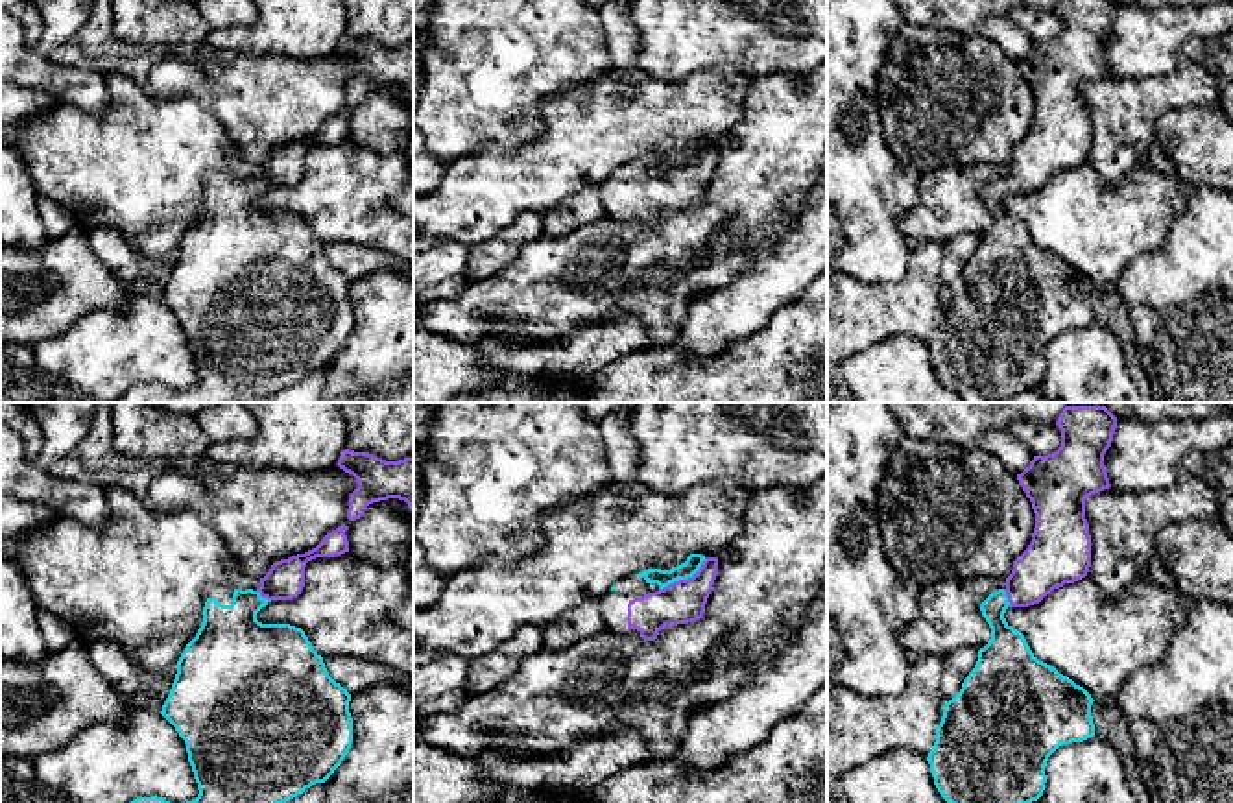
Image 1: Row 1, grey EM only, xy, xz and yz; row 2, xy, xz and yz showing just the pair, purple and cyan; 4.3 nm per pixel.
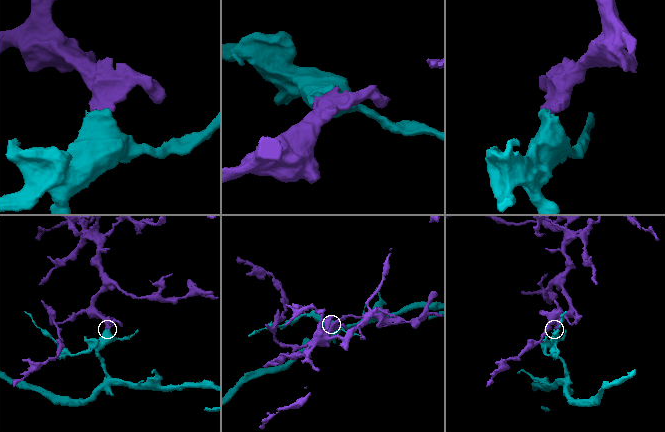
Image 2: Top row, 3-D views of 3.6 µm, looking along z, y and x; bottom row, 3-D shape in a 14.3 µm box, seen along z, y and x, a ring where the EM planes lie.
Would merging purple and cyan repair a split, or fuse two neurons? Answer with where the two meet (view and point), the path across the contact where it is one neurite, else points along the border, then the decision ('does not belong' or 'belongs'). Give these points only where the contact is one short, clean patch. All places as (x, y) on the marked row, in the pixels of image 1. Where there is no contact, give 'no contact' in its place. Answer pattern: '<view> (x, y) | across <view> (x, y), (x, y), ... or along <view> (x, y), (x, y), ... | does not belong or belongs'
xz (683, 580) | across xz (682, 602), (683, 580), (663, 578) | belongs

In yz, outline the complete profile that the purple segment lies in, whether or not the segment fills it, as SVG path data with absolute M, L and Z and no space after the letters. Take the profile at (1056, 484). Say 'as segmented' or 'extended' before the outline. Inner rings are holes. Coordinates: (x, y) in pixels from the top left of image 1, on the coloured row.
extended | M1065 406L1056 425L1061 430L1061 447L1052 454L1034 456L1017 474L1035 513L1032 541L1013 561L1006 587L980 604L991 639L978 650L978 661L960 692L945 701L934 749L927 757L934 785L947 803L1037 801L1045 790L1048 757L1063 744L1095 737L1091 694L1039 661L1024 635L1004 618L1008 607L1039 604L1054 589L1085 578L1091 567L1085 498L1111 487L1104 454L1111 447L1117 417L1106 406Z

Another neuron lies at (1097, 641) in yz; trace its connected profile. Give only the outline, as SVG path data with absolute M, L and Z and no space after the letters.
M1085 576L1054 589L1039 604L1008 607L1004 618L1008 626L1024 635L1034 657L1083 687L1093 700L1109 703L1139 668L1163 659L1172 635L1185 624L1185 607L1178 587L1167 589L1146 580L1135 580L1117 598L1109 598Z

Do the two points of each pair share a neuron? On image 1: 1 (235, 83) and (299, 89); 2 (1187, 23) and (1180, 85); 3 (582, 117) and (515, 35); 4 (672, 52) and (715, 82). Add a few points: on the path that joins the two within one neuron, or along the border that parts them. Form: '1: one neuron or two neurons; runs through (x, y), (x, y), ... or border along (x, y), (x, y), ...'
1: one neuron; runs through (251, 89), (283, 89)
2: two neurons; border along (1185, 58), (1173, 72), (1145, 80)
3: two neurons; border along (602, 74), (549, 96), (541, 106), (539, 131)
4: two neurons; border along (742, 71), (713, 63), (678, 80), (656, 80)

